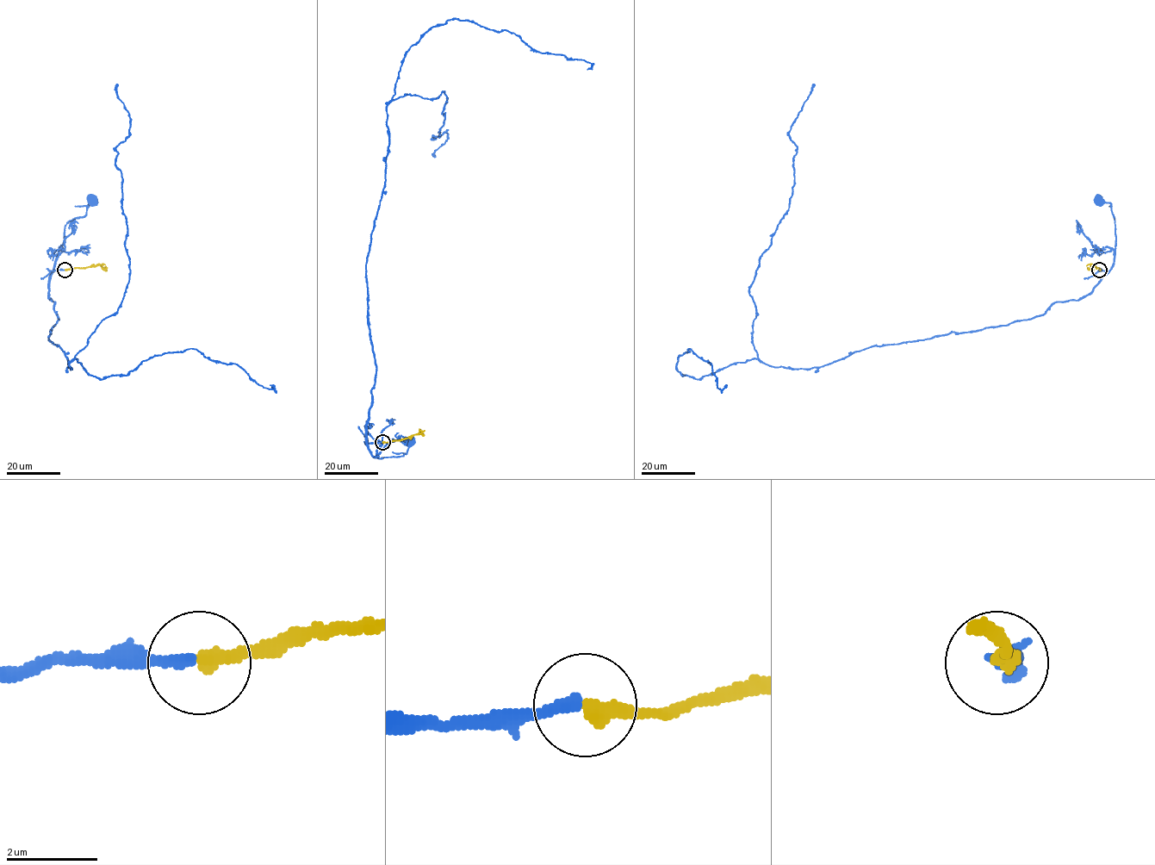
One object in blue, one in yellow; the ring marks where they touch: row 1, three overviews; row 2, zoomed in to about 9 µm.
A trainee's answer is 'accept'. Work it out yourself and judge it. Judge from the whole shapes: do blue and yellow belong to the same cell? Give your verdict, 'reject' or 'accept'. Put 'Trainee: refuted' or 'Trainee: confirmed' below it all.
accept
Trainee: confirmed

